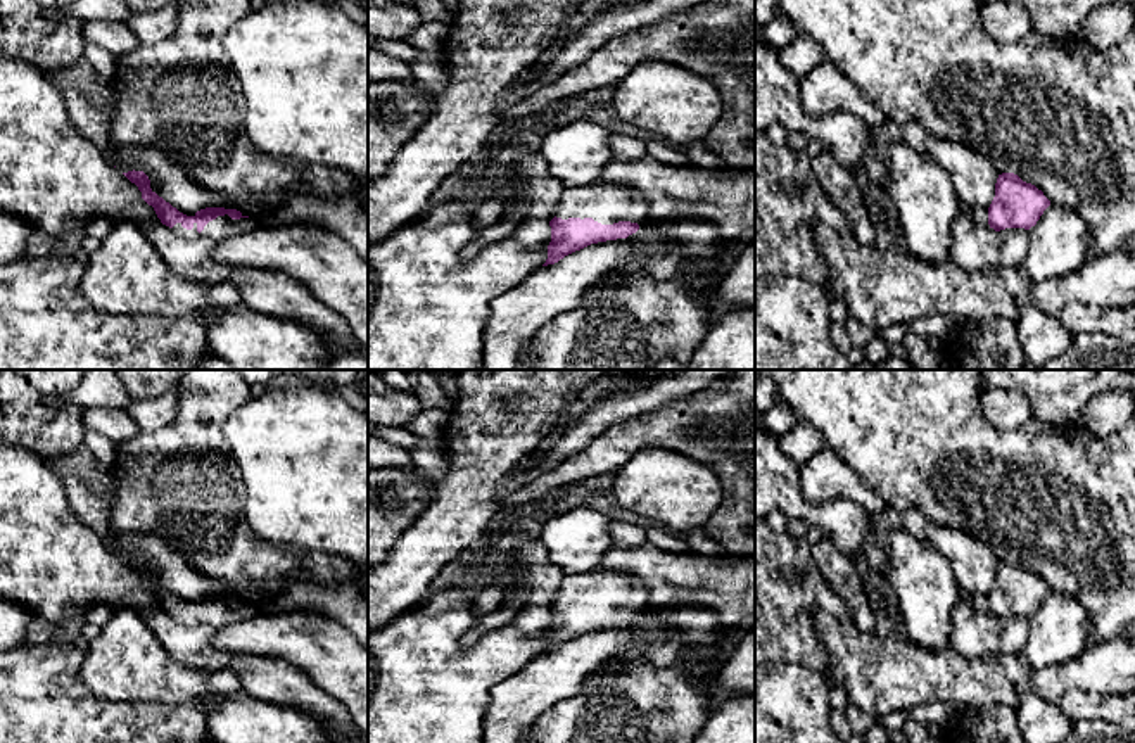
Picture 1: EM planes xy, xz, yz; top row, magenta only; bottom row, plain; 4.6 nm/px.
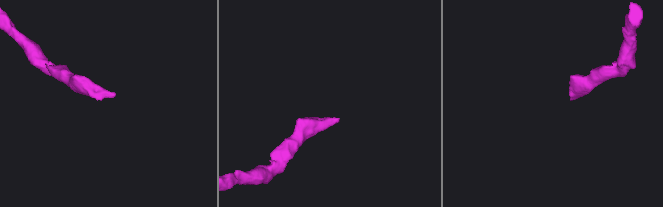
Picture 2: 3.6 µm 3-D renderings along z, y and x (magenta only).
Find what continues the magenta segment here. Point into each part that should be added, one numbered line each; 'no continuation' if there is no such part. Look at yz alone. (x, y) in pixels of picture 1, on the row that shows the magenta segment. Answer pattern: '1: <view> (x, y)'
1: yz (980, 213)

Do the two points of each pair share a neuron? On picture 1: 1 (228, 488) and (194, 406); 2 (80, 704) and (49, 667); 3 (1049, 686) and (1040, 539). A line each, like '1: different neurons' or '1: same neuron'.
1: same neuron
2: same neuron
3: different neurons

